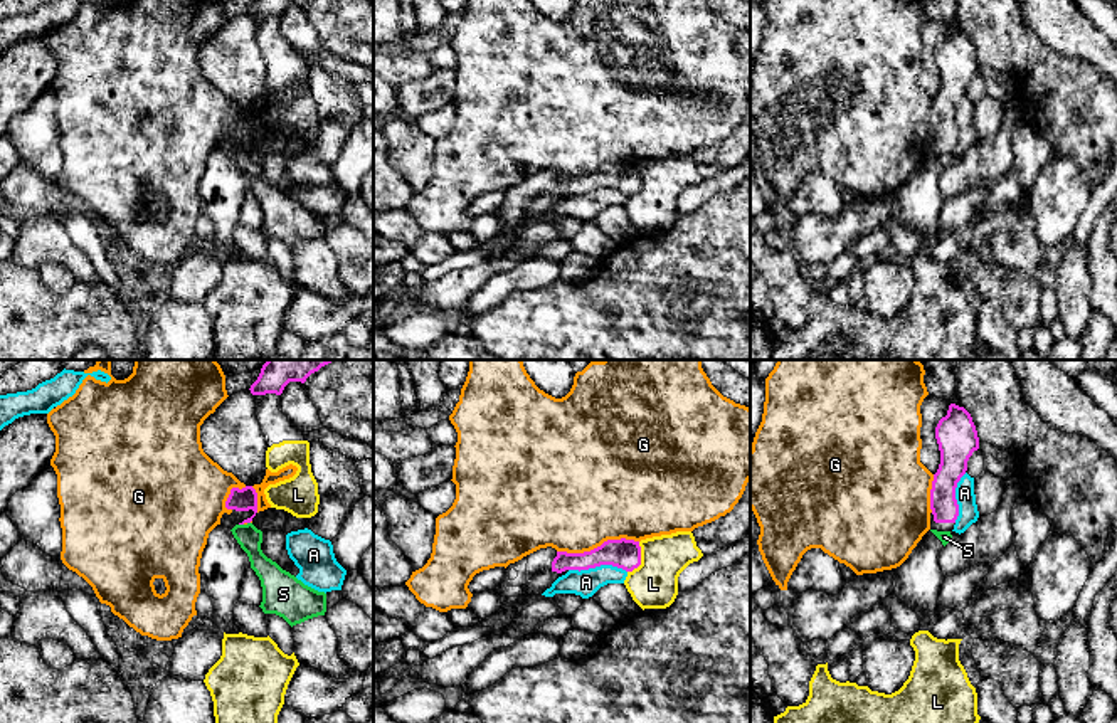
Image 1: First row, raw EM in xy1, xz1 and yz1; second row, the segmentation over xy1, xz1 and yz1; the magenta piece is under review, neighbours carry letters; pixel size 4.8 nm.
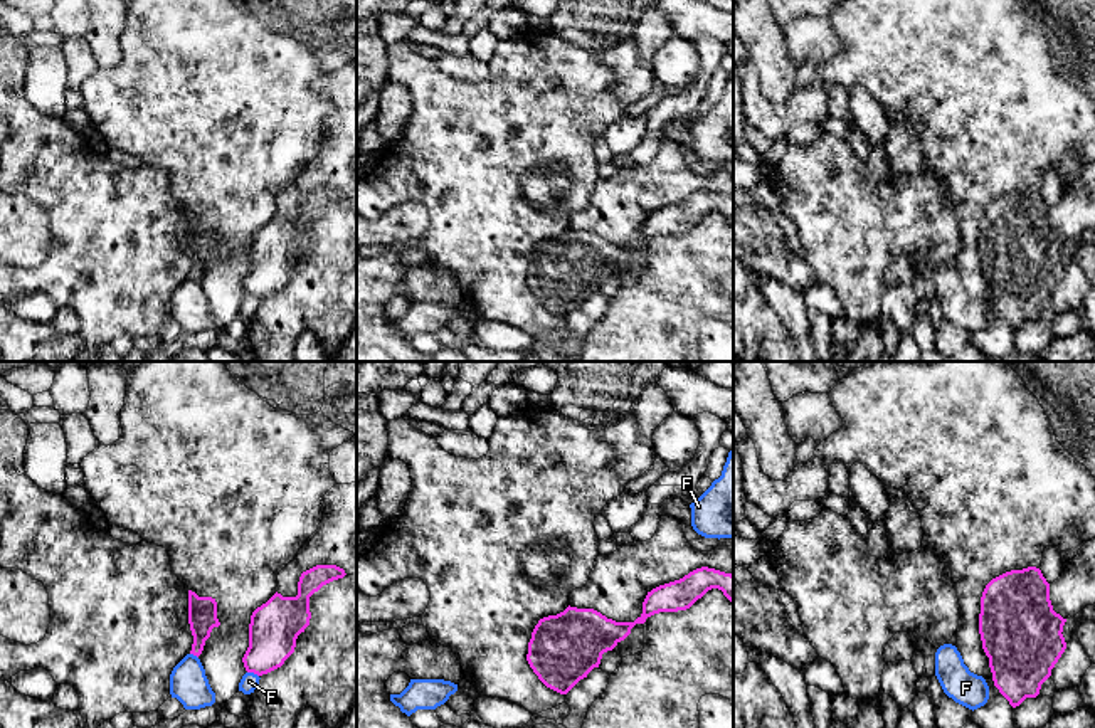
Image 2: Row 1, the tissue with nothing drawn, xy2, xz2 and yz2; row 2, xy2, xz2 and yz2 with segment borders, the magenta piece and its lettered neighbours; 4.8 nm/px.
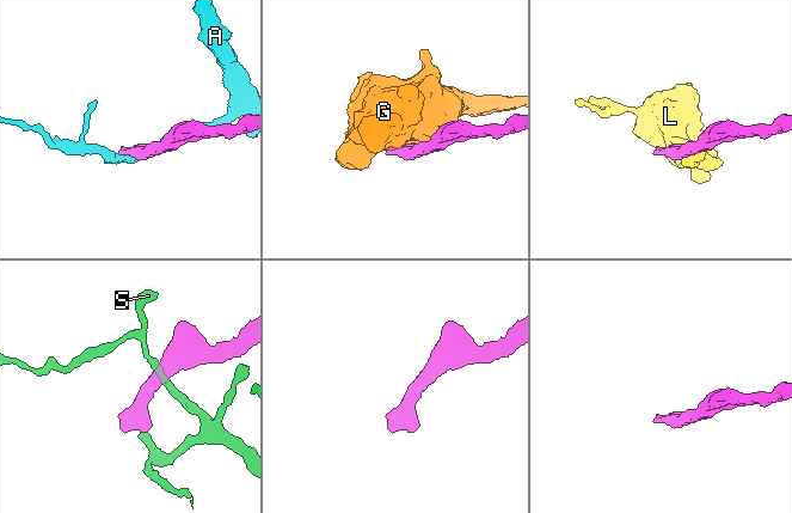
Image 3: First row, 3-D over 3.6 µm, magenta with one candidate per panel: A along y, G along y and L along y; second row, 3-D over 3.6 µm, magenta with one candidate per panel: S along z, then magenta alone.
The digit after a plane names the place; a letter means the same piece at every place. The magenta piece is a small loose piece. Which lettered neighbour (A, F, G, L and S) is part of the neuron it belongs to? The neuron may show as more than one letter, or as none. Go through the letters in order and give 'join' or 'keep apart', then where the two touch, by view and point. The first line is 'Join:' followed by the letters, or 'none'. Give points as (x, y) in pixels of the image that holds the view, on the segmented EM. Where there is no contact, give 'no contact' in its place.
Join: none
A: keep apart | xz1 (598, 565)
F: keep apart | xy2 (253, 671)
G: keep apart | xz1 (598, 547)
L: keep apart | xz1 (640, 559)
S: keep apart | xy1 (241, 523)

